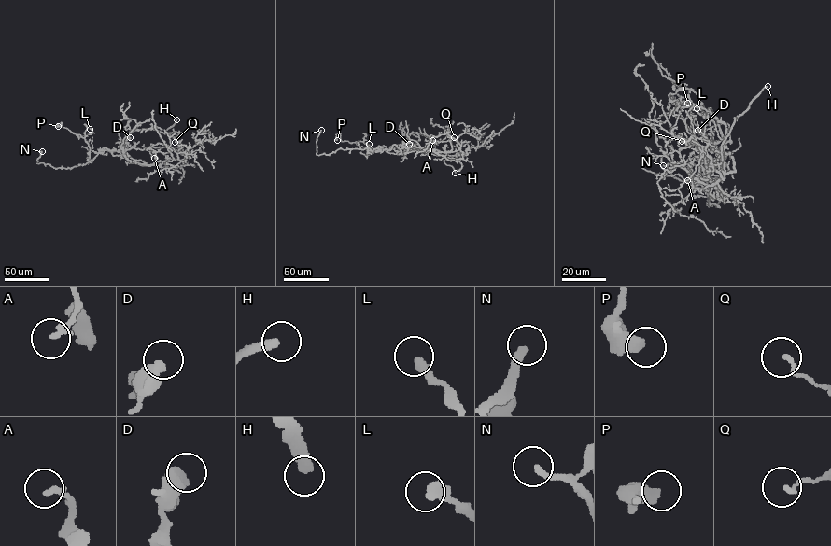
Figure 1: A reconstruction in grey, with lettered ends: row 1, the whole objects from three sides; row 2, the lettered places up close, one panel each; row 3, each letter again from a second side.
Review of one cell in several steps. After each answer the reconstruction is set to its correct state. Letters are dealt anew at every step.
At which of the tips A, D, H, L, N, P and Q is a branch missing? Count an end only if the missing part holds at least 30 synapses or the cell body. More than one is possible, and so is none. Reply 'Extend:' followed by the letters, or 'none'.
Extend: H, N

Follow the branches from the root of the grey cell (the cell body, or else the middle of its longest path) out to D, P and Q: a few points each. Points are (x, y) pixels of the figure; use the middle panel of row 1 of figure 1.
D: (409, 146), (401, 147), (404, 157), (409, 144)
P: (409, 146), (393, 145), (389, 150), (384, 146), (372, 151), (362, 141), (342, 141), (338, 133), (337, 140)
Q: (409, 146), (415, 144), (422, 152), (460, 159), (469, 147), (466, 144), (459, 146), (454, 137)

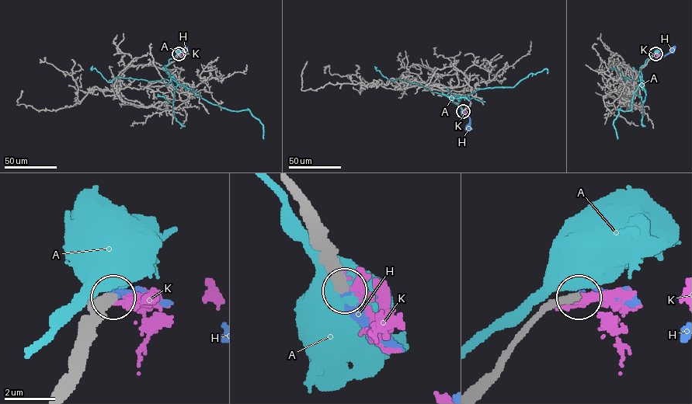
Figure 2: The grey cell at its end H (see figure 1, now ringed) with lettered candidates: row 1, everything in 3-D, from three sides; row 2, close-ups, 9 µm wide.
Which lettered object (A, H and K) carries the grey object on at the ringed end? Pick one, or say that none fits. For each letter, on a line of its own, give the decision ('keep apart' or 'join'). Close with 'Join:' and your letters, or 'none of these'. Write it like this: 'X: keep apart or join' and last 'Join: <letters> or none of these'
A: keep apart
H: join
K: keep apart
Join: H

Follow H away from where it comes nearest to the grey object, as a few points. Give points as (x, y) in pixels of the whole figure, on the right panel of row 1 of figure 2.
H: (655, 53), (665, 55), (672, 50)

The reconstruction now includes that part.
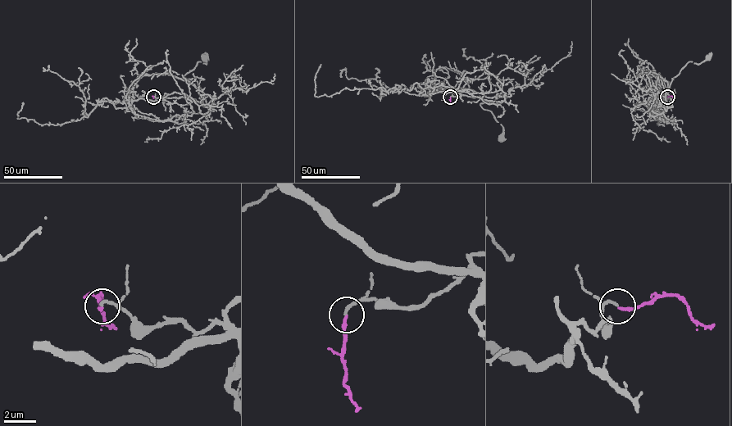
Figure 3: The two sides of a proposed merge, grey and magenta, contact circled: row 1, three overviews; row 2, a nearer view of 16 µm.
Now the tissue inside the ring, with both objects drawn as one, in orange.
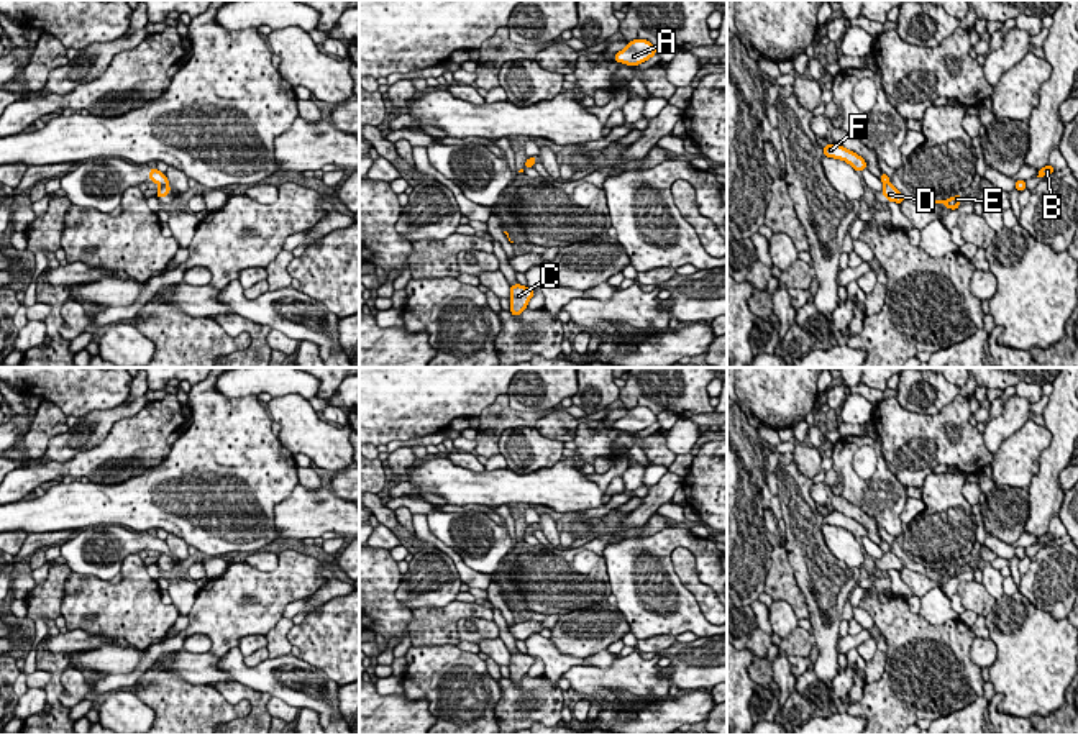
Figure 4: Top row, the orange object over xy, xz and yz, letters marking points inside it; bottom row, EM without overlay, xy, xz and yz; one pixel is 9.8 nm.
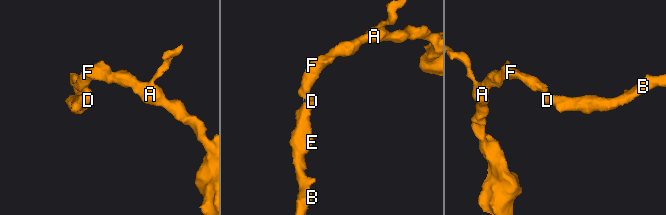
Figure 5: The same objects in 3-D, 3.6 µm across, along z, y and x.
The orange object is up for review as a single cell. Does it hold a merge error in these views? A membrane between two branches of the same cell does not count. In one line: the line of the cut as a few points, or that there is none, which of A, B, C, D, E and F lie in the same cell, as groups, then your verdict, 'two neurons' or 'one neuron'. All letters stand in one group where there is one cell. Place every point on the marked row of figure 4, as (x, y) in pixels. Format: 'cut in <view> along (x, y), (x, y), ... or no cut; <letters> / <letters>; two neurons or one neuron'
no cut; A B C D E F; one neuron

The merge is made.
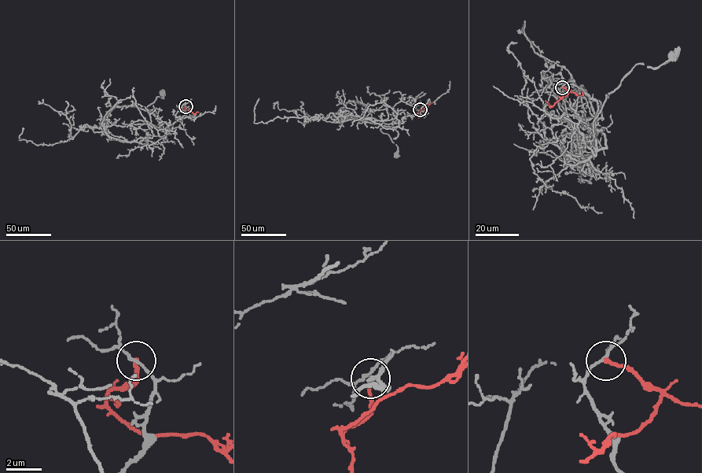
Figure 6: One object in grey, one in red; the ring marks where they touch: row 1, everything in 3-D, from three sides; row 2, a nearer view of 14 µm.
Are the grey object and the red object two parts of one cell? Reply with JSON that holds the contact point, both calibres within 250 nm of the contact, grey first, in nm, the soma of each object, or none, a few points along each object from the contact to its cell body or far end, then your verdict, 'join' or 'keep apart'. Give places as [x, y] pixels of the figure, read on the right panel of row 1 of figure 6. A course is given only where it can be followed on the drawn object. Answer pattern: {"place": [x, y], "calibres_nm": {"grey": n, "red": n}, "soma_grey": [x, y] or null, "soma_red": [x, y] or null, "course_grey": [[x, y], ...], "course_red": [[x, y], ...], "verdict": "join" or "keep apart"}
{"place": [562, 87], "calibres_nm": {"grey": 140, "red": 240}, "soma_grey": [673, 56], "soma_red": null, "course_grey": [[562, 86], [566, 112], [580, 118], [594, 155], [593, 120], [606, 94], [637, 64], [659, 67], [674, 55]], "course_red": [[562, 86], [568, 91], [565, 96], [552, 106], [545, 101]], "verdict": "keep apart"}

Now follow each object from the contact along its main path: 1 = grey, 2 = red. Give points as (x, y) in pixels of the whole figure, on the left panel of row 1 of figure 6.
1: (185, 106), (185, 117), (170, 124), (167, 134), (156, 112), (145, 109), (157, 97), (163, 98), (161, 93)
2: (185, 106), (184, 109), (193, 114), (198, 112)

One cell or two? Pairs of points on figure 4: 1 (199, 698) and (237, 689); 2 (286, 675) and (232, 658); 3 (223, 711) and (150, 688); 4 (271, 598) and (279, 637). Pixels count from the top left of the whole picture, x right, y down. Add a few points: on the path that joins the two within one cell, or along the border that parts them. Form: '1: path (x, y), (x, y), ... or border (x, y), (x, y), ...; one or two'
1: border (214, 684), (227, 699), (246, 701), (250, 714); two
2: path (273, 675), (248, 675), (245, 671); one
3: path (205, 709), (182, 709), (168, 696); one
4: border (283, 617), (264, 634); two

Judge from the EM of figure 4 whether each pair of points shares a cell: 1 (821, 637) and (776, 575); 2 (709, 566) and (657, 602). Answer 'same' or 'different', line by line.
1: different
2: same

